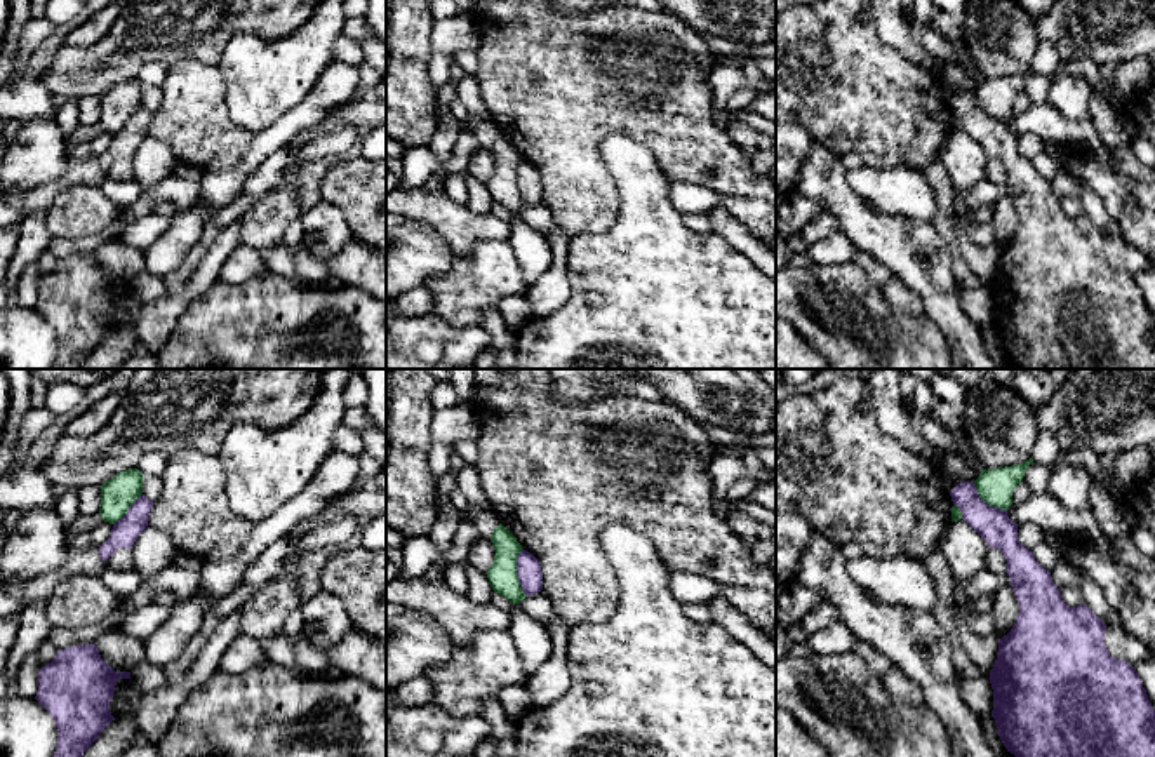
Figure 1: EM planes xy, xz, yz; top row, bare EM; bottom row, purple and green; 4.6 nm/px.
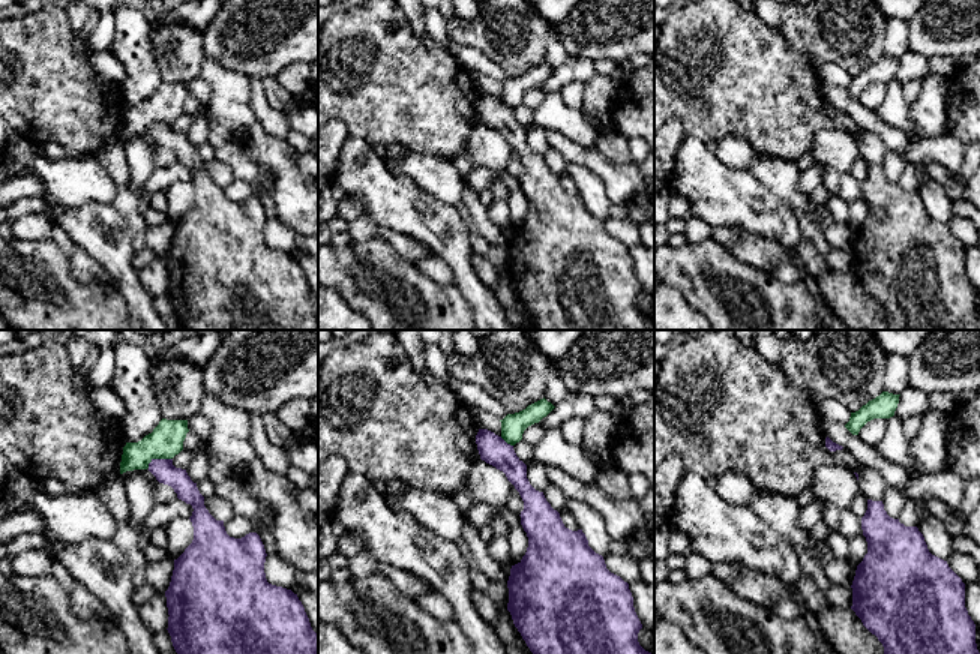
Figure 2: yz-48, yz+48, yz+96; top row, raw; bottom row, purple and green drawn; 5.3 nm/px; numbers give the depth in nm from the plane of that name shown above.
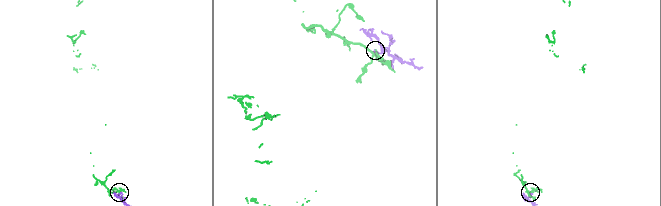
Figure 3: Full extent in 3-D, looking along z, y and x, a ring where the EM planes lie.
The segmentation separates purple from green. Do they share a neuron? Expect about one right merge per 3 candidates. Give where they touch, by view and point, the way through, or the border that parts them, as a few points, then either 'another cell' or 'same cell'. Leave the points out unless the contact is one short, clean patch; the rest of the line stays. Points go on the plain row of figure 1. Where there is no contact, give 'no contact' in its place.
meets purple in xz at (517, 183); border along xz (522, 159), (517, 167), (517, 190), (527, 206); another cell

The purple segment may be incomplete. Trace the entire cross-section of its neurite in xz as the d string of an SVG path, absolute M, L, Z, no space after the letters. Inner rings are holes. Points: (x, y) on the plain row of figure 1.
M522 160L517 167L517 184L518 184L520 198L527 207L541 202L543 181L539 171L527 160Z

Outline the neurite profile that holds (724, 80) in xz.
M724 64L710 73L710 87L713 96L713 124L727 129L729 122L724 115L725 104L731 97L748 85L743 64Z

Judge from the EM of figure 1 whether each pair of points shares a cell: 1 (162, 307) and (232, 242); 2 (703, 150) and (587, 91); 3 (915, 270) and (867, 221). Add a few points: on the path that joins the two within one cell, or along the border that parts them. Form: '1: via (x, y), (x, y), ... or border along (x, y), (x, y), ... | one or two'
1: via (181, 298), (209, 270), (213, 261) | one
2: via (674, 127), (661, 115), (635, 115), (616, 103) | one
3: via (903, 258), (879, 234) | one

